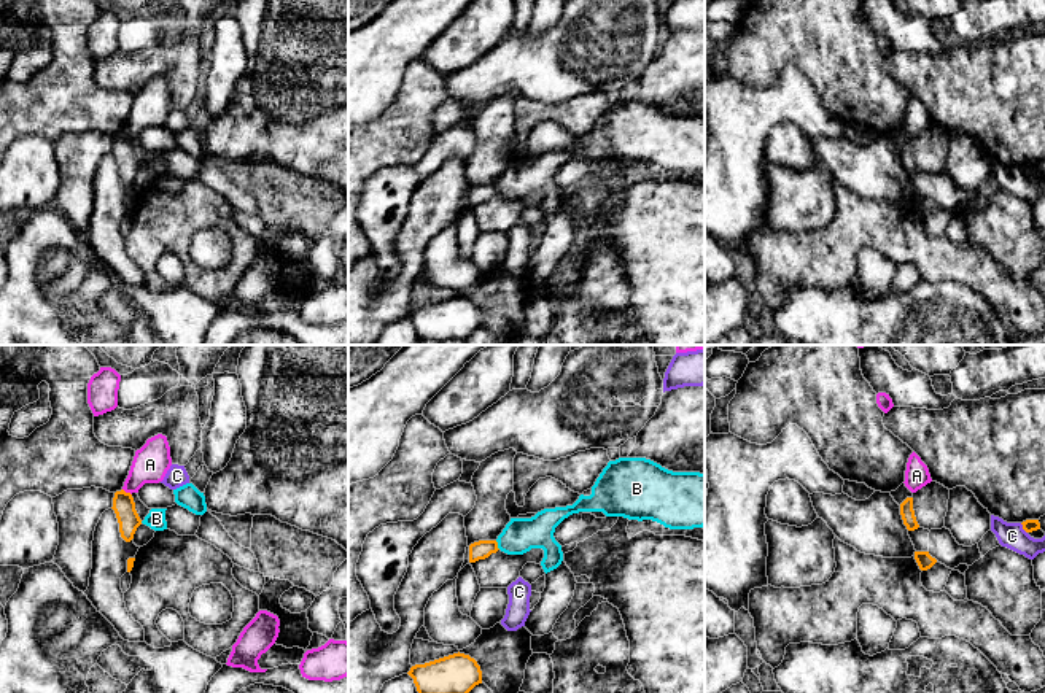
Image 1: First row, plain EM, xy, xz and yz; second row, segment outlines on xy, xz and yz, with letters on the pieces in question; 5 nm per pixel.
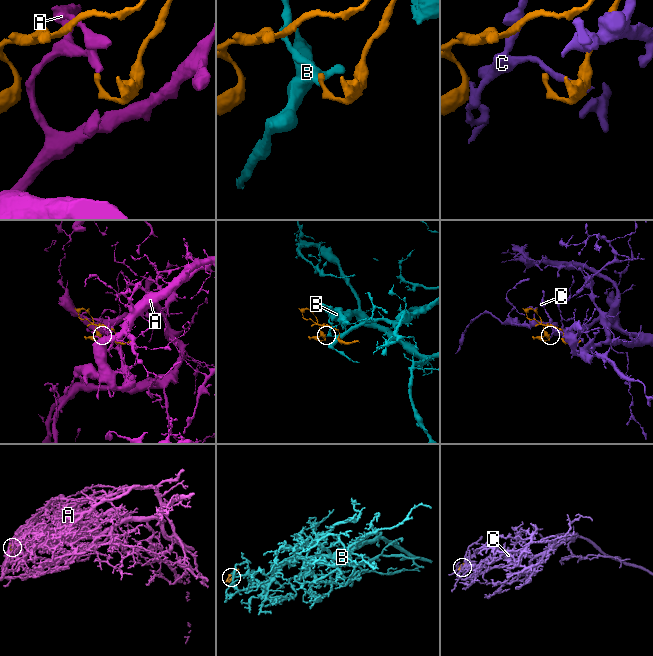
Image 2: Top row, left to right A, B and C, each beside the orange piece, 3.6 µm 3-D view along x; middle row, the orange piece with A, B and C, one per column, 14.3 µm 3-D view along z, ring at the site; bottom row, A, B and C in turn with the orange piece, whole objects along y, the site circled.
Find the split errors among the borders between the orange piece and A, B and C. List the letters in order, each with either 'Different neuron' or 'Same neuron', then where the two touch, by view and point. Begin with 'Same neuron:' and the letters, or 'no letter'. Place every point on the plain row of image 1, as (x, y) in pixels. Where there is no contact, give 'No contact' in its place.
Same neuron: no letter
A: Different neuron. Touches orange at xy (128, 137)
B: Different neuron. Touches orange at xz (497, 189)
C: Different neuron. Touches orange at yz (1023, 172)

